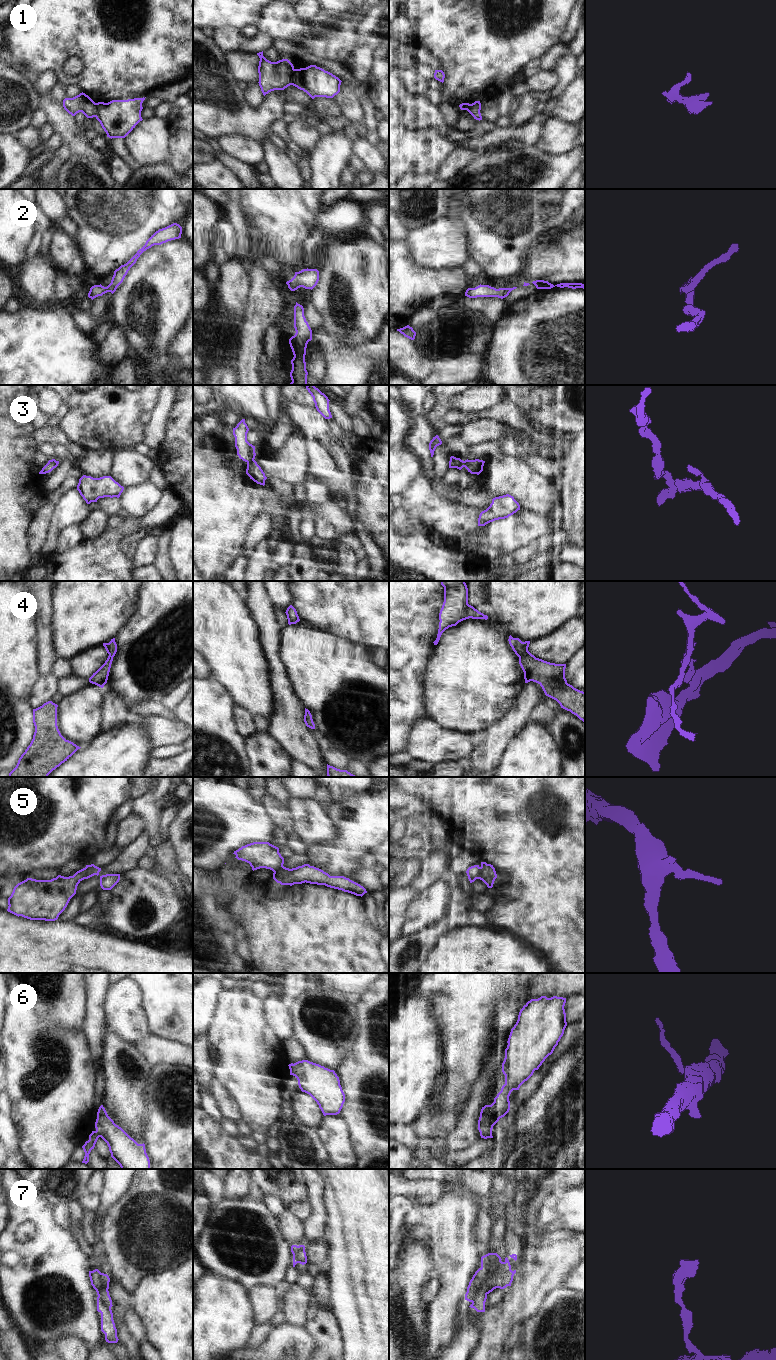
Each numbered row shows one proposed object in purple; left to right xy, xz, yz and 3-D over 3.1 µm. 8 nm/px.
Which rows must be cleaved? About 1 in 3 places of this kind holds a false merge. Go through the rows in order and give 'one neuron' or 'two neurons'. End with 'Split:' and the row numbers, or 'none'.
1: two neurons
2: one neuron
3: two neurons
4: one neuron
5: two neurons
6: one neuron
7: one neuron
Split: 1, 3, 5

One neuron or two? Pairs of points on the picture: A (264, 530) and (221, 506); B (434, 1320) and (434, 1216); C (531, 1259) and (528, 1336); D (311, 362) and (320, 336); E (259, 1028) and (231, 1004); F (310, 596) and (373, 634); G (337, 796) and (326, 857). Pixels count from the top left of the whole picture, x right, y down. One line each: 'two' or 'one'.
A: two
B: one
C: two
D: two
E: one
F: one
G: two

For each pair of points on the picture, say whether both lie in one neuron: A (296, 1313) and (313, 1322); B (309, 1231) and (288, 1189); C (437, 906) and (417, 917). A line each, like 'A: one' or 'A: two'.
A: two
B: two
C: one

